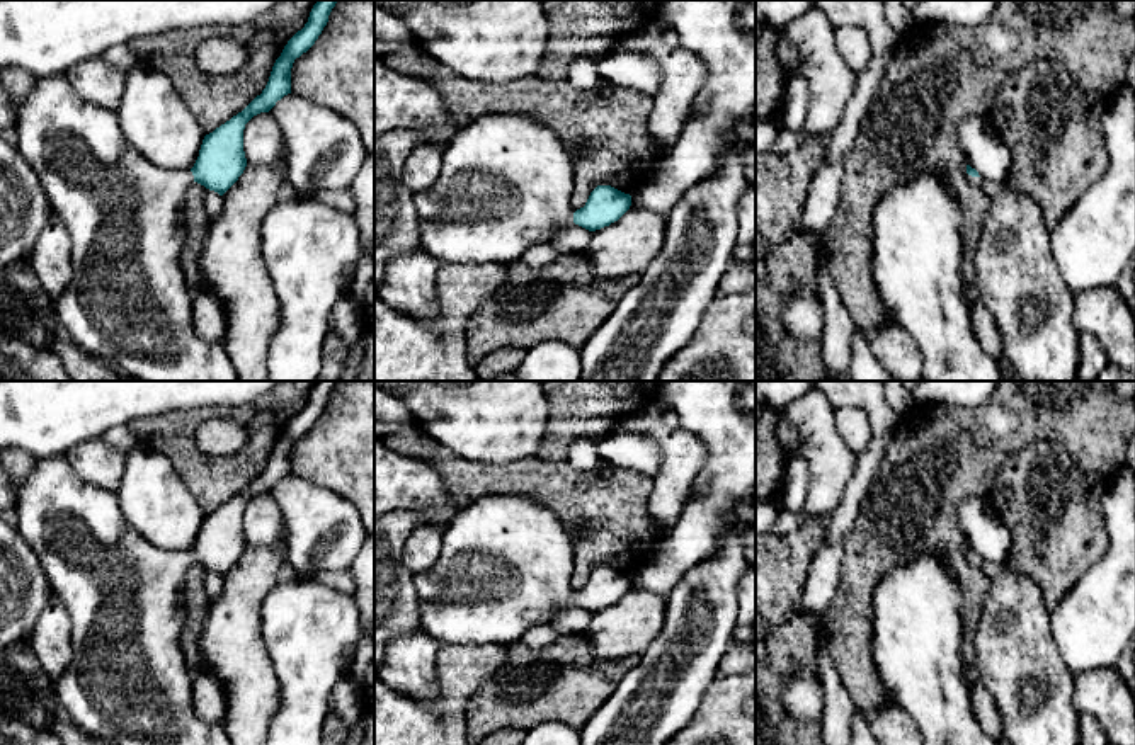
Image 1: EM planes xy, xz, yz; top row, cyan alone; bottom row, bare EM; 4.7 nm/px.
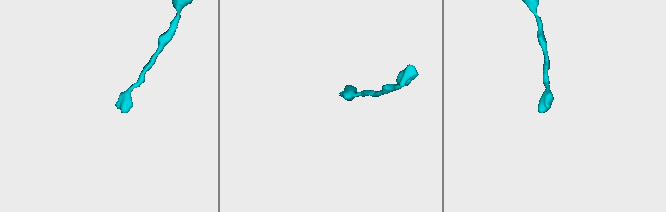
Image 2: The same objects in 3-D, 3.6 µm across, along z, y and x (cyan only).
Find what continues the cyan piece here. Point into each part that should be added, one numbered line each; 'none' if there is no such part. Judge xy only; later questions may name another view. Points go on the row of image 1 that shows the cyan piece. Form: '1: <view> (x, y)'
1: xy (128, 303)

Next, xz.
1: xz (506, 182)

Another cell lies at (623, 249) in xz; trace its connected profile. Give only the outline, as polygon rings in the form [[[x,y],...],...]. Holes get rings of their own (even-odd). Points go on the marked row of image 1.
[[[631,194],[630,209],[609,226],[592,231],[590,245],[582,253],[597,277],[640,277],[664,247],[667,218],[638,204]]]

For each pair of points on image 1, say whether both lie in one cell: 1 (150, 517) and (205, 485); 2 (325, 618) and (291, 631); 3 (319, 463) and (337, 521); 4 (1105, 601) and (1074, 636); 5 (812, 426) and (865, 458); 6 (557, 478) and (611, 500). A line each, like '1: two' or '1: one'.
1: two
2: one
3: two
4: one
5: two
6: one

